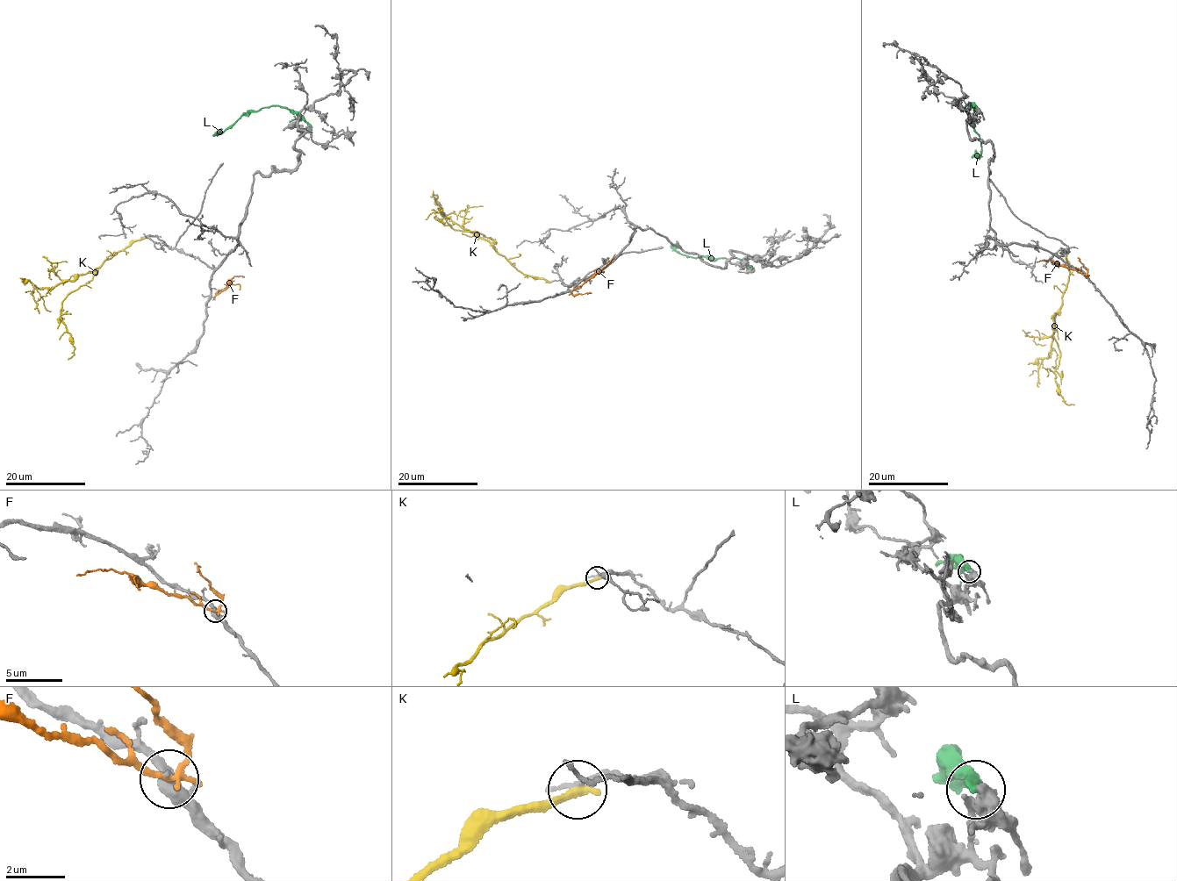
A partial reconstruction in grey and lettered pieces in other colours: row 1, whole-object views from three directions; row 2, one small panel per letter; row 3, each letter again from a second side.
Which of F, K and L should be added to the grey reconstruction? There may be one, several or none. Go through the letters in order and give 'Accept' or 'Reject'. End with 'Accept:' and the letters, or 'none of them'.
F: Reject
K: Reject
L: Reject
Accept: none of them

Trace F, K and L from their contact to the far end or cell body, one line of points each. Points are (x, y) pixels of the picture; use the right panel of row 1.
F: (1085, 275), (1049, 260), (1037, 261)
K: (1066, 253), (1067, 282), (1053, 316), (1059, 355), (1054, 375), (1058, 394), (1068, 404), (1074, 405)
L: (977, 109), (968, 104), (965, 109), (975, 123), (974, 128), (982, 142), (979, 154), (972, 158)

